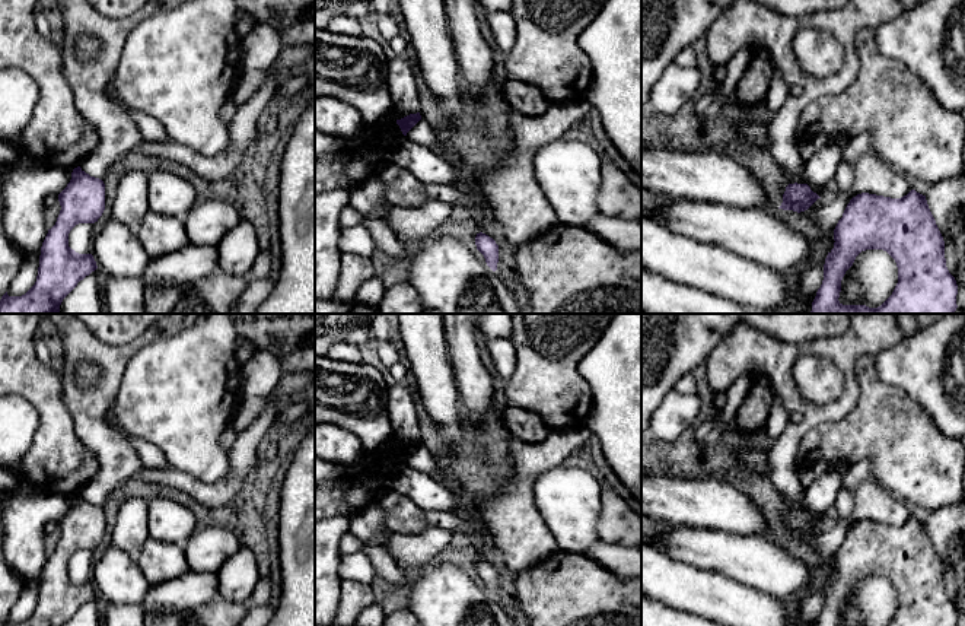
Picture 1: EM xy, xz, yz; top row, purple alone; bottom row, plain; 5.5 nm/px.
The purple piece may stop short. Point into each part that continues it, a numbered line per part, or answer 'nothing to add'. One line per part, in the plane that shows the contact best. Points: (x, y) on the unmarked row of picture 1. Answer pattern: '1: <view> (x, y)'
nothing to add

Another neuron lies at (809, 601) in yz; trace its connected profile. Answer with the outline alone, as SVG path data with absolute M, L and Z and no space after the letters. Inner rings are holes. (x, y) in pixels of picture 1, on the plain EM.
M808 588L799 592L794 601L797 603L799 614L793 626L806 626L821 614L824 607L824 592Z

